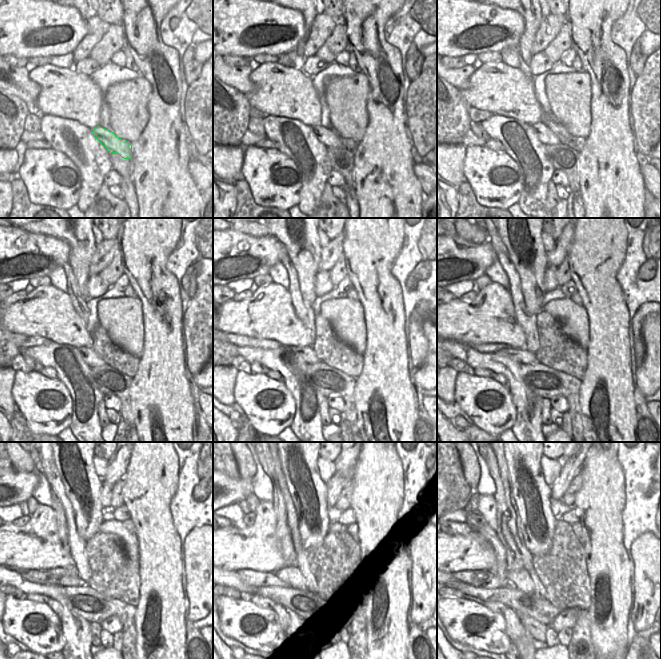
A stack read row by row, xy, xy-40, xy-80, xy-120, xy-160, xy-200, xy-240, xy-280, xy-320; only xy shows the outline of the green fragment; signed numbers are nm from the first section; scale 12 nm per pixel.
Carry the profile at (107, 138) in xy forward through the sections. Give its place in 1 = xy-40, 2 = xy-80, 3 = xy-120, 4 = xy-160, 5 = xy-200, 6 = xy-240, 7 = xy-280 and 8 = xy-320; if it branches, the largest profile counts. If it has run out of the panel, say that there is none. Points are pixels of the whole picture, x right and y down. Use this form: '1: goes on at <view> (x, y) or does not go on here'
1: goes on at xy-40 (325, 135)
2: goes on at xy-80 (545, 135)
3: goes on at xy-120 (88, 354)
4: goes on at xy-160 (307, 353)
5: goes on at xy-200 (520, 355)
6: goes on at xy-240 (59, 575)
7: goes on at xy-280 (280, 578)
8: goes on at xy-320 (485, 579)

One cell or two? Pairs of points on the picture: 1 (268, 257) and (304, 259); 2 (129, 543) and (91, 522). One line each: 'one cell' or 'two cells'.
1: two cells
2: two cells

